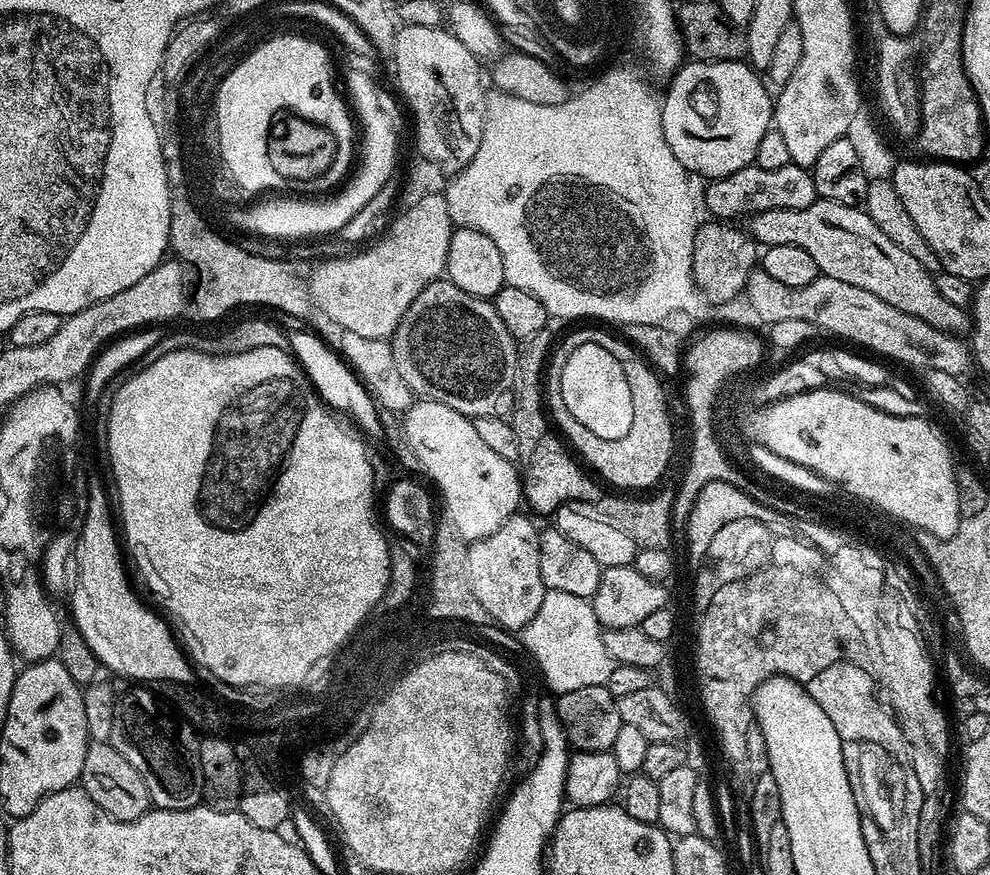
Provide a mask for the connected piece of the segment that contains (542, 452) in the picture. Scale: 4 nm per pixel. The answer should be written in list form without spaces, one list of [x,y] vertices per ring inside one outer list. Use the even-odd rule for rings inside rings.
[[[554,434],[538,438],[522,464],[522,500],[533,508],[533,513],[551,517],[564,504],[596,503],[601,495],[601,485],[585,470],[585,467],[567,450],[563,441]]]

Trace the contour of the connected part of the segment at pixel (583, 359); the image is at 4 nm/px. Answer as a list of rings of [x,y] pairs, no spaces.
[[[586,344],[574,350],[562,369],[562,399],[579,422],[598,438],[621,440],[634,422],[630,385],[626,383],[624,365],[602,346]]]

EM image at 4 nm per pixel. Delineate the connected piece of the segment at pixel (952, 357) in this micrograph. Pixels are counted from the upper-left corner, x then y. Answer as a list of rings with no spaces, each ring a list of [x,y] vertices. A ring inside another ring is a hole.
[[[757,270],[752,272],[748,279],[747,296],[749,306],[765,320],[764,324],[768,326],[781,321],[806,320],[812,322],[821,333],[829,332],[832,336],[853,340],[854,343],[861,344],[862,347],[869,348],[870,351],[877,352],[888,360],[897,360],[900,364],[909,364],[910,367],[921,368],[921,370],[942,370],[945,374],[963,377],[964,371],[968,367],[971,369],[974,364],[969,345],[965,341],[963,344],[959,335],[943,332],[940,328],[922,322],[922,318],[914,318],[902,310],[894,310],[890,302],[882,302],[882,298],[870,294],[870,290],[862,290],[862,286],[850,286],[850,282],[838,282],[838,278],[820,275],[817,280],[810,282],[810,286],[785,286],[783,282],[770,278],[770,274]]]

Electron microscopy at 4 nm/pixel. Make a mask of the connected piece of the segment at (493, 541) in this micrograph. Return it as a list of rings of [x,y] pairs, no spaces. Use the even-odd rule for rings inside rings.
[[[517,514],[502,522],[494,534],[468,544],[467,572],[474,598],[482,602],[489,621],[519,633],[538,614],[545,594],[542,569],[538,559],[541,529],[531,515]]]

